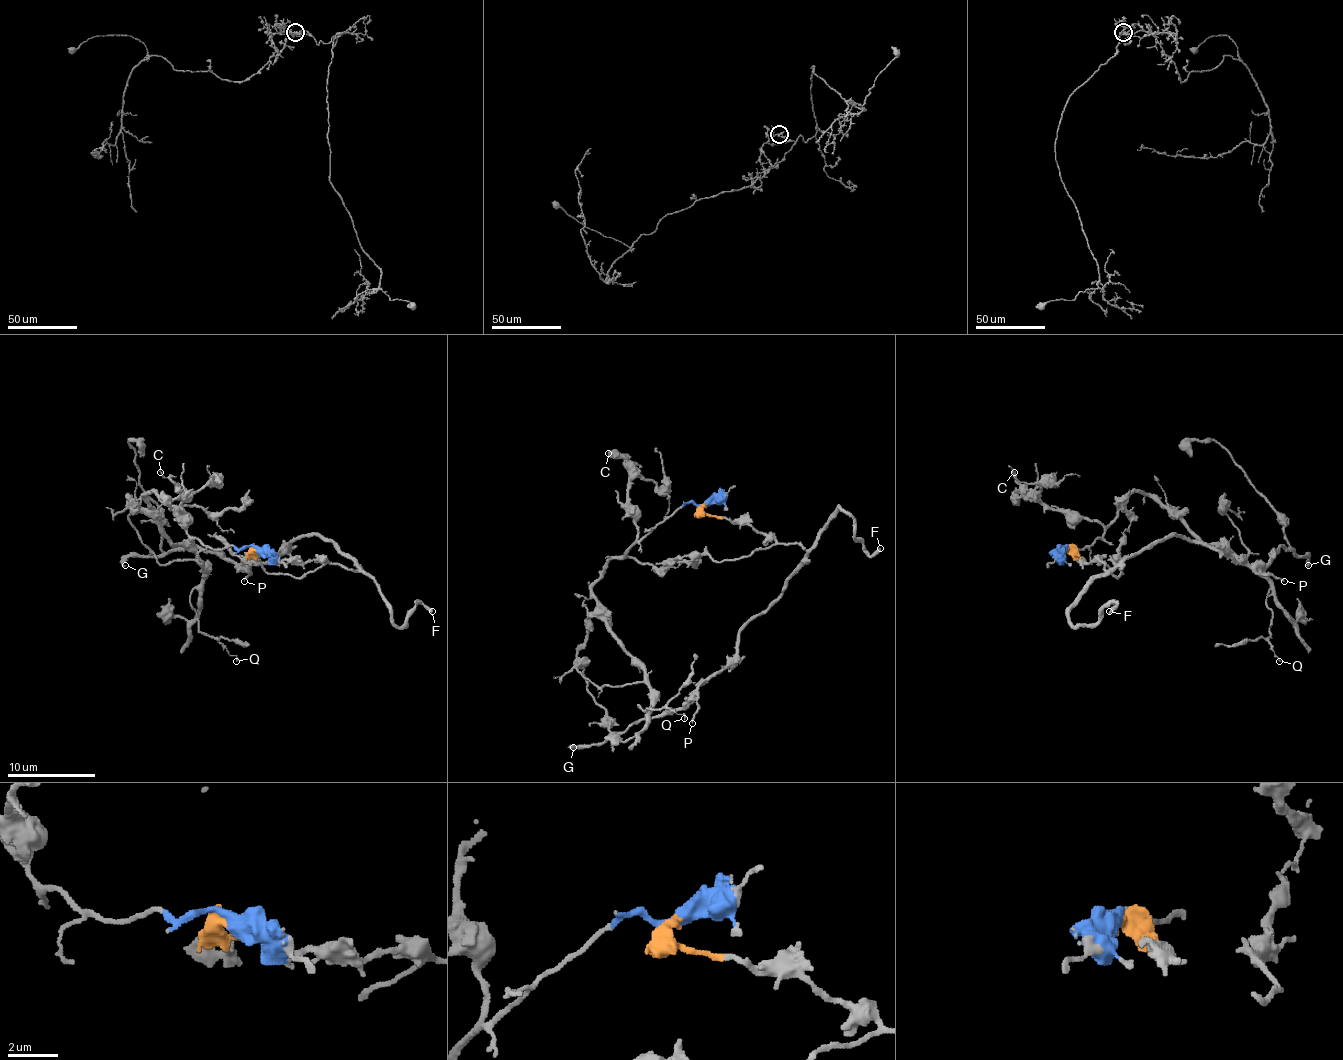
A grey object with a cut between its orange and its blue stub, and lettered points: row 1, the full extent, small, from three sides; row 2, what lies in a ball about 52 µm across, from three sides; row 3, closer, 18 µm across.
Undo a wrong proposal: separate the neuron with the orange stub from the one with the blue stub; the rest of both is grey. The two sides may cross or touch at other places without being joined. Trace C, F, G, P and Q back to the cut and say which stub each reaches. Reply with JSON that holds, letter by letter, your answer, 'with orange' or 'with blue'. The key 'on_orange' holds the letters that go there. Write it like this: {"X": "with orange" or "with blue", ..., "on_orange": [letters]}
{"C": "with blue", "F": "with orange", "G": "with orange", "P": "with orange", "Q": "with blue", "on_orange": ["F", "G", "P"]}

